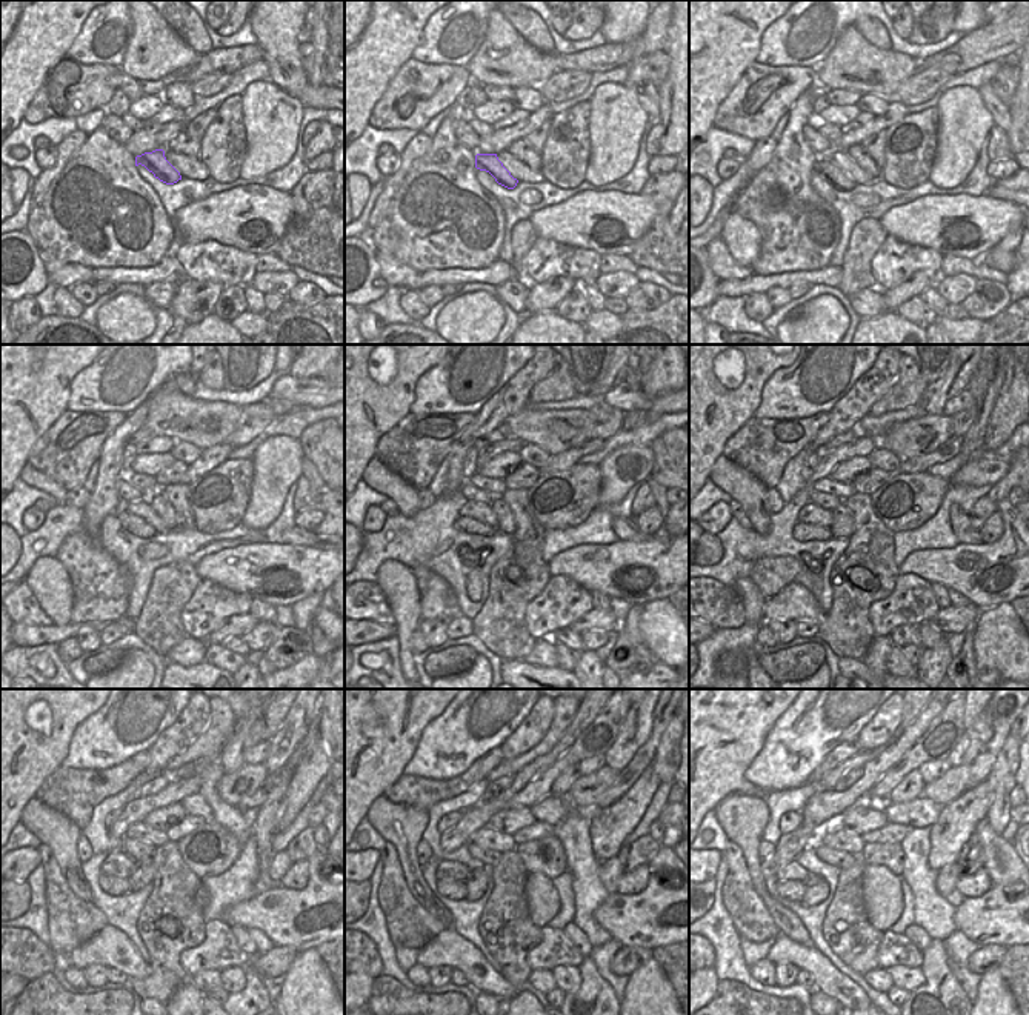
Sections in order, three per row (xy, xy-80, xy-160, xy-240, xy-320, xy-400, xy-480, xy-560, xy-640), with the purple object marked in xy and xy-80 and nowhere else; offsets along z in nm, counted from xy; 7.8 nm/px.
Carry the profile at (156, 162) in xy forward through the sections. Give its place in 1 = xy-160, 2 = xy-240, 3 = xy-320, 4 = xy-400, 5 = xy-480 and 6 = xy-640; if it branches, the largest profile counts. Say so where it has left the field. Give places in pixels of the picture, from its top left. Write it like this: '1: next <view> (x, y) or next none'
1: next xy-160 (834, 173)
2: next xy-240 (136, 525)
3: next xy-320 (466, 525)
4: next xy-400 (802, 532)
5: next xy-480 (111, 885)
6: next xy-640 (794, 891)

